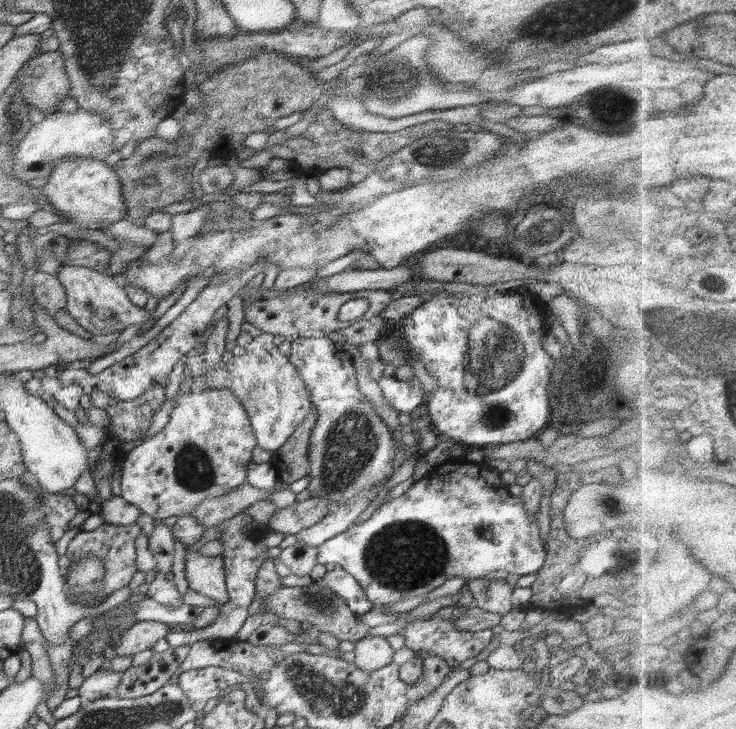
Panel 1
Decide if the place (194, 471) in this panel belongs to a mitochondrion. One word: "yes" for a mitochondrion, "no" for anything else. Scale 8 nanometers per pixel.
yes

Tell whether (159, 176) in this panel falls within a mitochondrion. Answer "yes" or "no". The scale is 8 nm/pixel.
yes

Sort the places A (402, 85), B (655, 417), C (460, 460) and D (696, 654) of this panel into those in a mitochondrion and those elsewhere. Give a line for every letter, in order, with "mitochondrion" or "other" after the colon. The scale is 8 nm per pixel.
A: mitochondrion
B: other
C: other
D: other

